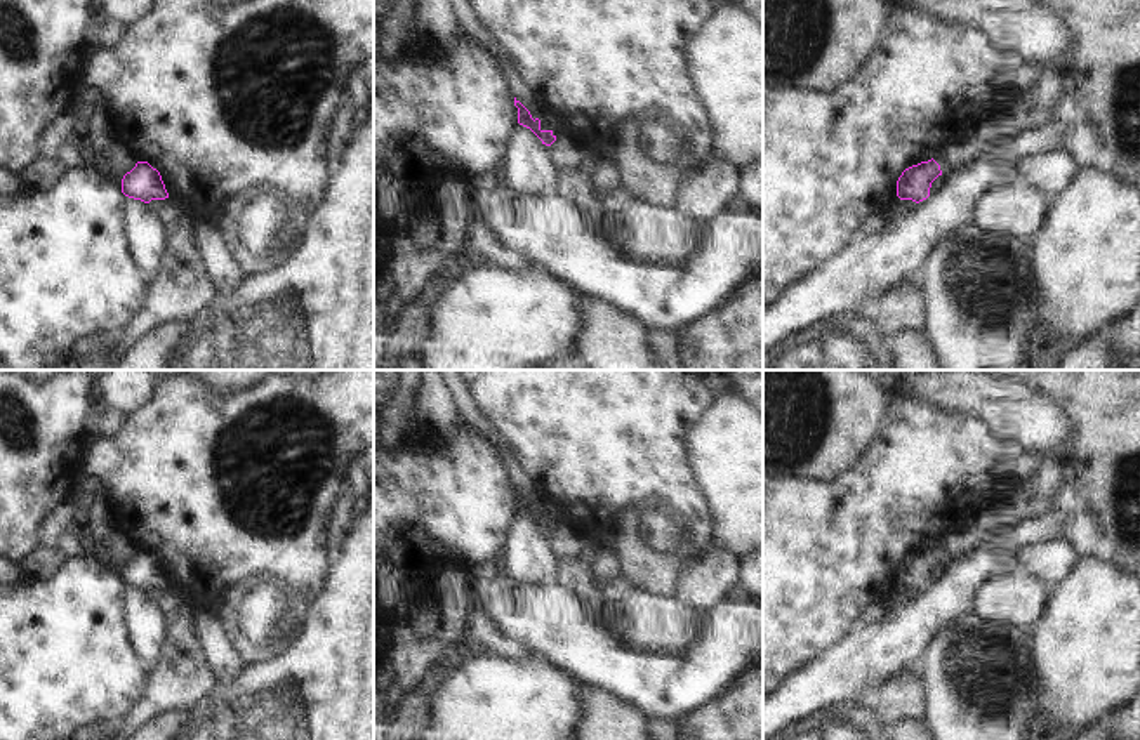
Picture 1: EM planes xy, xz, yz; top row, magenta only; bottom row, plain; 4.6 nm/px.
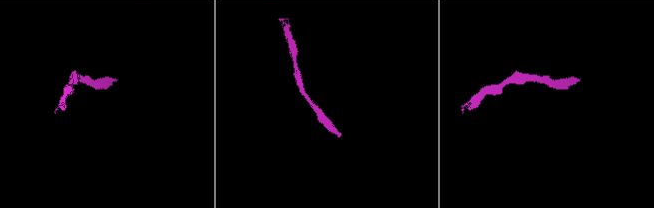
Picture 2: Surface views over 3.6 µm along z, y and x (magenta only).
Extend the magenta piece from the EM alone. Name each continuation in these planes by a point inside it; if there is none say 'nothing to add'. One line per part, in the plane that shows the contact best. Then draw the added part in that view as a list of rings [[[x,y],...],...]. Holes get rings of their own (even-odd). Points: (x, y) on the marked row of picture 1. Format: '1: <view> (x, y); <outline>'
nothing to add

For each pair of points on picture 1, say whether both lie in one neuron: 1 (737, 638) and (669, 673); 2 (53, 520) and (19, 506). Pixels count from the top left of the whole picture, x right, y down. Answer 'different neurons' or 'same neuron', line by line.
1: same neuron
2: different neurons

